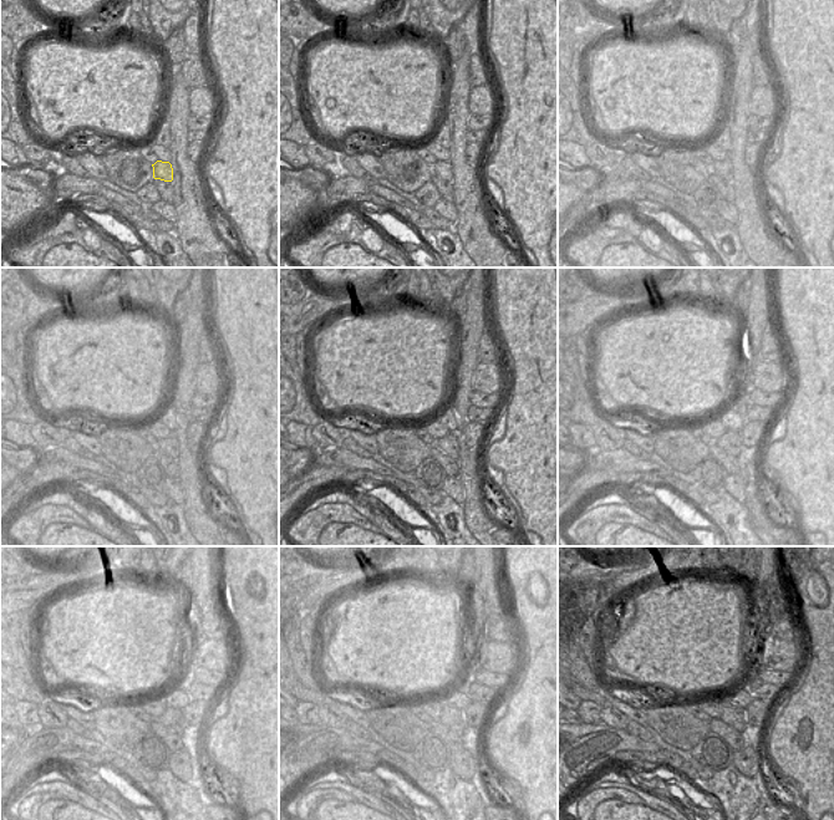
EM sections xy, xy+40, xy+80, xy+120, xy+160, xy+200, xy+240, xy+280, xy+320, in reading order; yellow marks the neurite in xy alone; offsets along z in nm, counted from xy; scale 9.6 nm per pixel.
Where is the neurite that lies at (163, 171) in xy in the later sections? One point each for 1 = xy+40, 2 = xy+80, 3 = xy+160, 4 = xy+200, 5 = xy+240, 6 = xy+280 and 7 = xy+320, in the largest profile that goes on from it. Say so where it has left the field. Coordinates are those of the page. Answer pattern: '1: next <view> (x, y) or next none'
1: next xy+40 (442, 168)
2: next xy+80 (723, 168)
3: next xy+160 (449, 444)
4: next xy+200 (731, 442)
5: next xy+240 (172, 718)
6: next xy+280 (452, 717)
7: next xy+320 (733, 716)

